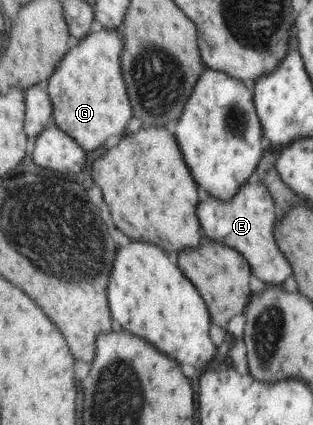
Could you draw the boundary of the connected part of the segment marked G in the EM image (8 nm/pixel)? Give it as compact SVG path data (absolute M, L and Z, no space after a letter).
M103 29L71 49L47 88L55 103L54 124L80 142L88 152L98 151L112 137L122 137L134 119L132 99L124 81L122 59L126 42L121 31Z

